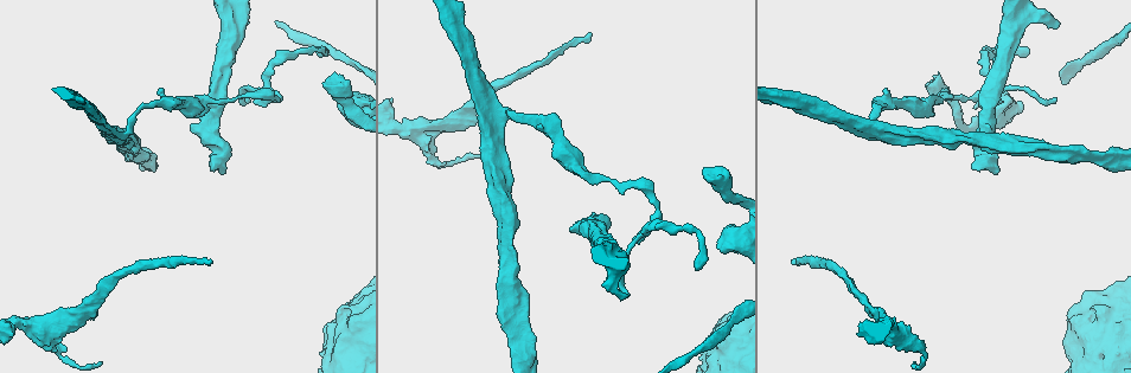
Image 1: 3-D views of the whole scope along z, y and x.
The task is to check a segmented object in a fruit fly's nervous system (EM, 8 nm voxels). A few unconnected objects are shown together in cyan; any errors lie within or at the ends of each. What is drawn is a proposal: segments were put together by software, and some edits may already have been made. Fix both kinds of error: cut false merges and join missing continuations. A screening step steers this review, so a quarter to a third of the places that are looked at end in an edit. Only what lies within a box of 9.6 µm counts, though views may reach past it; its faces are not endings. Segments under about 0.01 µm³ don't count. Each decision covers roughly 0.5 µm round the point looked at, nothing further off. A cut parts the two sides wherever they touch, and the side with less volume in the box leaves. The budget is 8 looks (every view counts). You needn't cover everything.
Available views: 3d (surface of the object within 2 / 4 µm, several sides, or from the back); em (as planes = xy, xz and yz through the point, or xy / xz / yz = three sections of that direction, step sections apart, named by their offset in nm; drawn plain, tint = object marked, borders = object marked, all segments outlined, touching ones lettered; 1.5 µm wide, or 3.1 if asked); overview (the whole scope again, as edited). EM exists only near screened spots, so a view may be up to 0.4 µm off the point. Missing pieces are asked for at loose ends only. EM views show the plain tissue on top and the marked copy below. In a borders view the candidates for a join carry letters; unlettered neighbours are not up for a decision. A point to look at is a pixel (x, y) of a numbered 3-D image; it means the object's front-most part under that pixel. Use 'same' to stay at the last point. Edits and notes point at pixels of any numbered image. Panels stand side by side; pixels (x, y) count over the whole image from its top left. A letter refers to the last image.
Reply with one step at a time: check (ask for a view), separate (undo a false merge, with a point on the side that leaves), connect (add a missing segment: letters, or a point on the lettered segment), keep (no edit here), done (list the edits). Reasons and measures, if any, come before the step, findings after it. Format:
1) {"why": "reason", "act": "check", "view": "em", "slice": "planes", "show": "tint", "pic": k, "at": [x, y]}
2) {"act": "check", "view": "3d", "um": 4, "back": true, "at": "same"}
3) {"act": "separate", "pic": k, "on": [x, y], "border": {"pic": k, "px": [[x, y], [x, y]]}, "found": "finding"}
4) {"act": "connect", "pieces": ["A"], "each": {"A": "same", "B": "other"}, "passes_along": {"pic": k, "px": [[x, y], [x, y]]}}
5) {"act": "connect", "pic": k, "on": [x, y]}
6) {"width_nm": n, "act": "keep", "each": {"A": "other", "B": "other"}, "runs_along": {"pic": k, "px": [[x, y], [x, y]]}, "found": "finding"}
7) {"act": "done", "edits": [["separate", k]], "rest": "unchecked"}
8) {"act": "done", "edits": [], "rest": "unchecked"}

{"why": "end of a long branch", "act": "check", "view": "em", "slice": "xy", "step": 4, "show": "borders", "pic": 1, "at": [317, 55]}

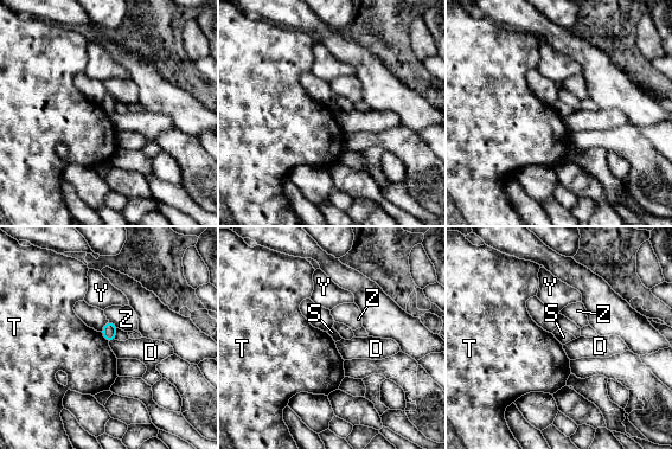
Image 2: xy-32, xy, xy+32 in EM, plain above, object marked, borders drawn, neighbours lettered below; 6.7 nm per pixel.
{"act": "keep", "each": {"D": "other", "S": "other", "T": "other", "Y": "other", "Z": "other"}, "found": "none of them fits"}

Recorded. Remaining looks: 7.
{"why": "free end", "act": "check", "view": "em", "slice": "planes", "show": "borders", "pic": 1, "at": [1056, 97]}

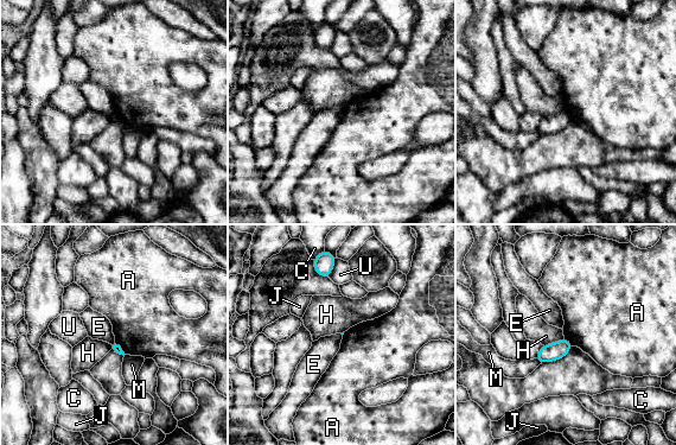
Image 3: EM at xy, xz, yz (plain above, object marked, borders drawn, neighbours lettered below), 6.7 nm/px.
{"longest_contact_nm": ["H", 160], "act": "keep", "each": {"A": "other", "C": "other", "E": "other", "H": "other", "J": "other", "M": "other", "U": "other"}, "border": {"pic": 3, "px": [[114, 339], [110, 344]]}, "found": "no lettered segment goes on from it"}

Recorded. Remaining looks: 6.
{"why": "sudden change in width", "act": "check", "view": "3d", "um": 2, "pic": 1, "at": [156, 102]}

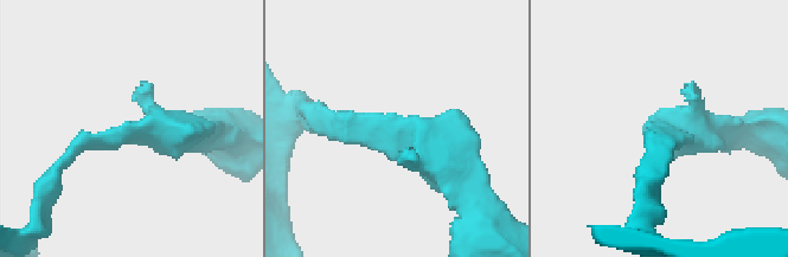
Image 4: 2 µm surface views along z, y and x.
{"act": "check", "view": "em", "slice": "planes", "show": "borders", "pic": 4, "at": [387, 131]}

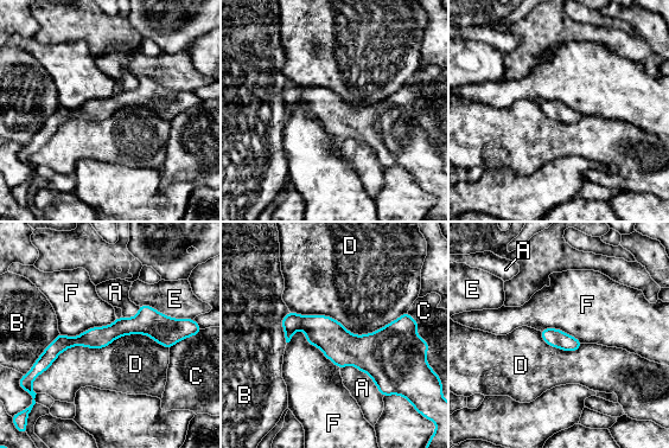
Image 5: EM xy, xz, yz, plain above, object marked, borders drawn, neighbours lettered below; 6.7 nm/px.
{"longest_contact_nm": ["D", 900], "act": "keep", "each": {"A": "other", "B": "other", "C": "other", "D": "other", "E": "other", "F": "other"}, "found": "all the same cell"}

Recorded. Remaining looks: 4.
{"act": "done", "edits": [], "rest": "unchecked"}

